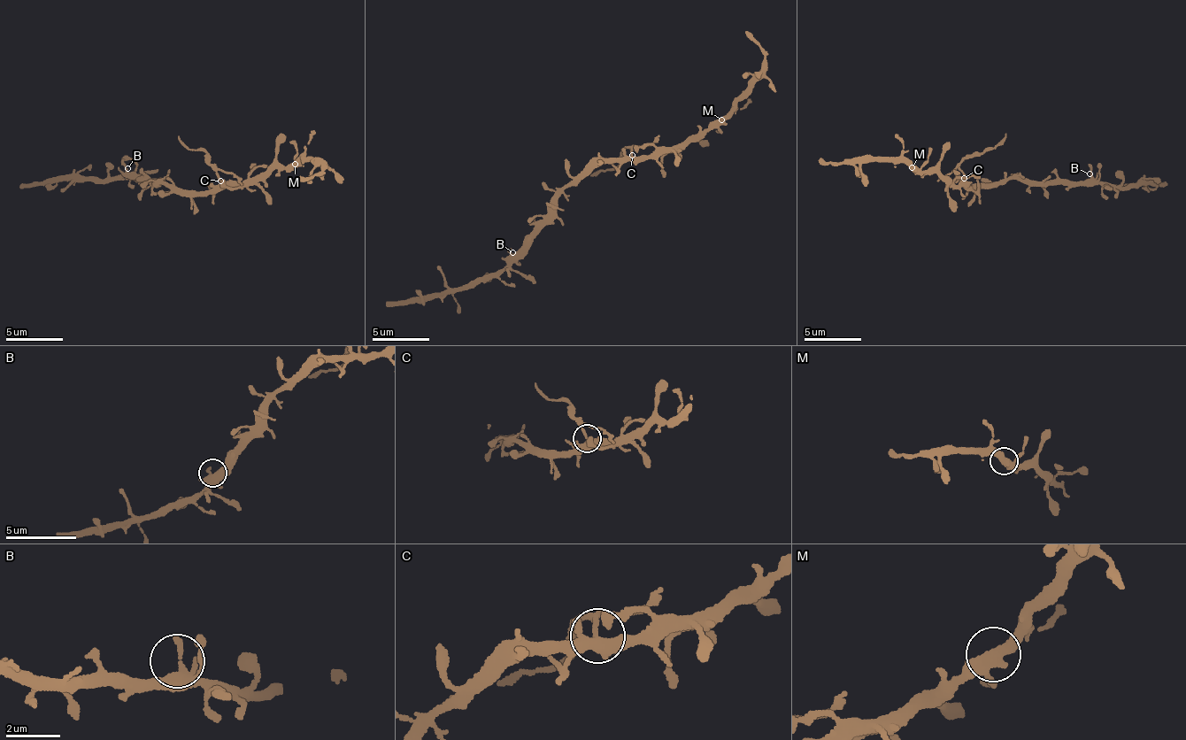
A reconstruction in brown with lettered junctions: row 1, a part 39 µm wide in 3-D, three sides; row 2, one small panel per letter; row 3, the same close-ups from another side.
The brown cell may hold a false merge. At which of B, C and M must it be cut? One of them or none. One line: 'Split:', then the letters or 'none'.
Split: C

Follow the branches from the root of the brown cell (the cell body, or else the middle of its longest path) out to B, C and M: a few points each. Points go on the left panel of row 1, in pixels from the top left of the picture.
B: (184, 190), (162, 182), (159, 184), (162, 181), (145, 174), (139, 177), (129, 174), (127, 168)
C: (184, 190), (210, 192), (219, 180)
M: (184, 190), (215, 192), (231, 186), (247, 187), (261, 177), (266, 178), (277, 168), (289, 171), (296, 165)

